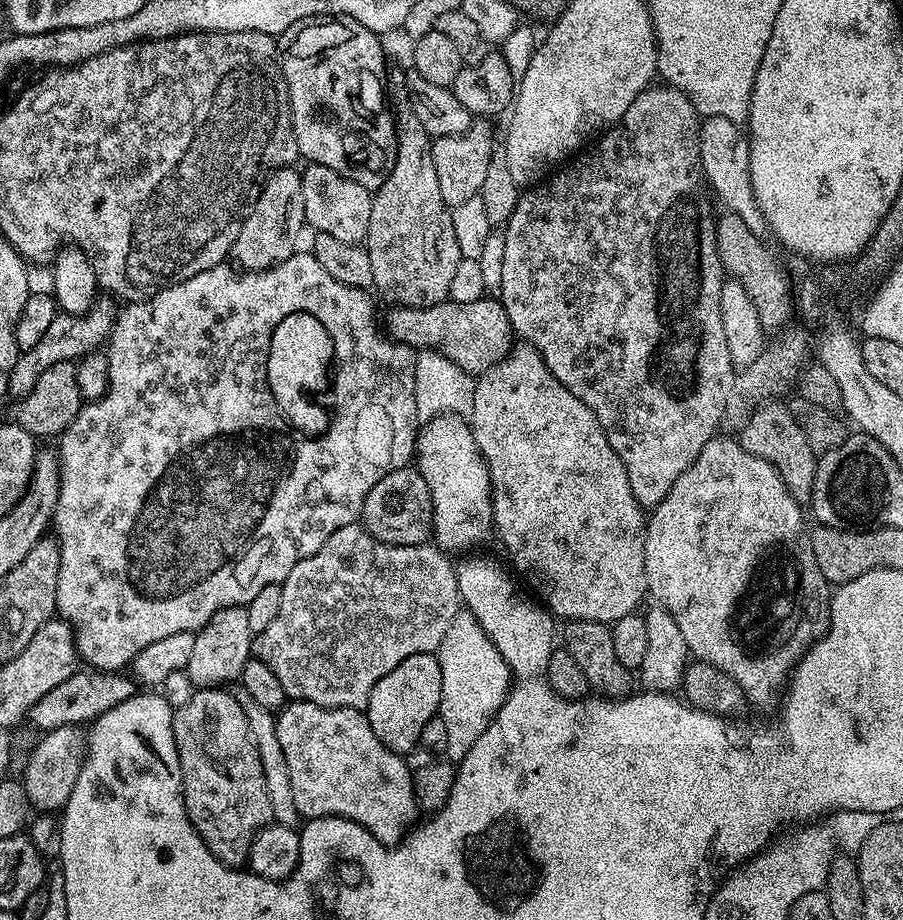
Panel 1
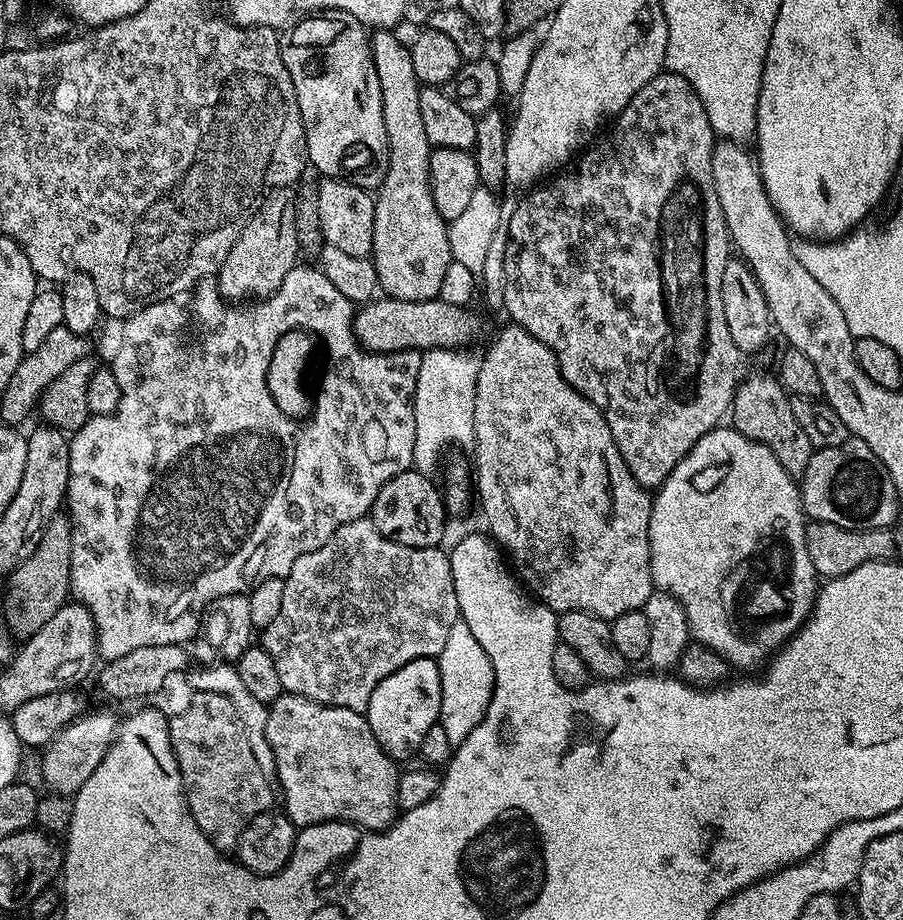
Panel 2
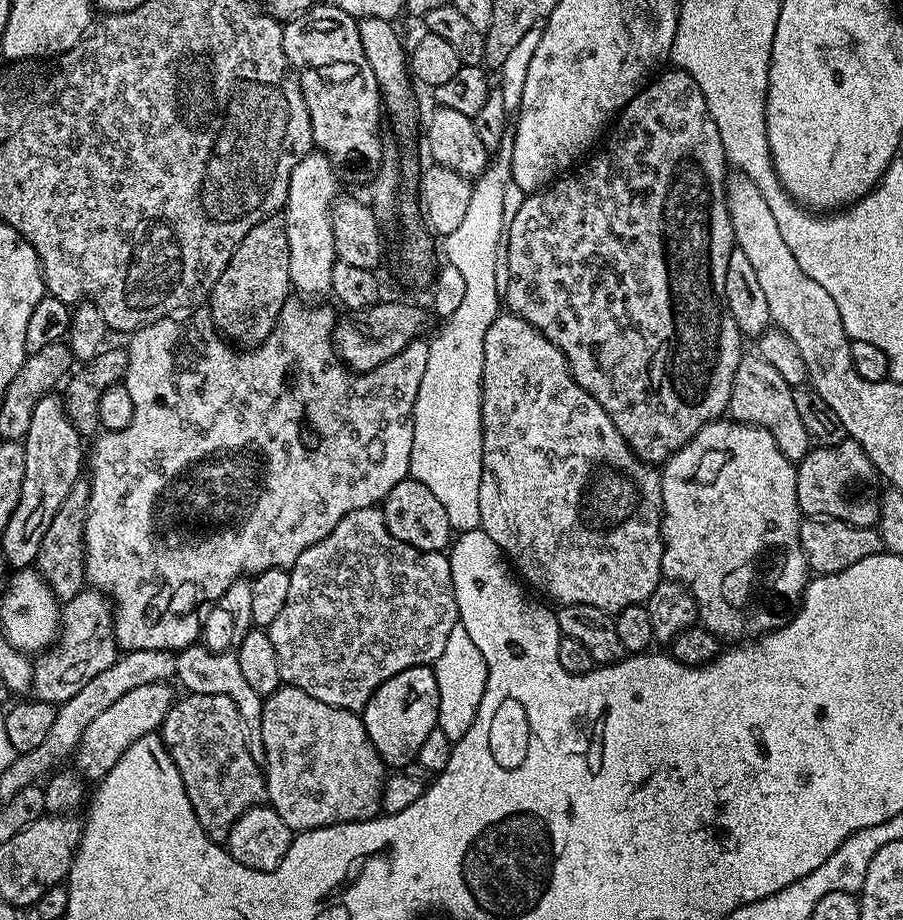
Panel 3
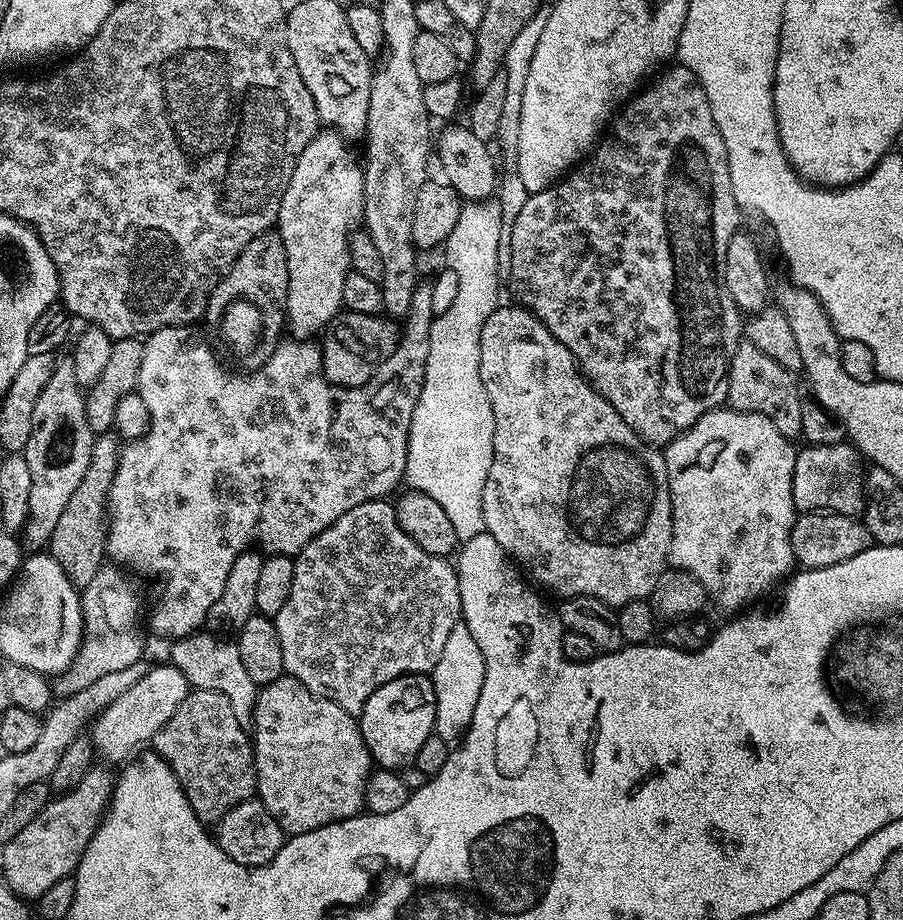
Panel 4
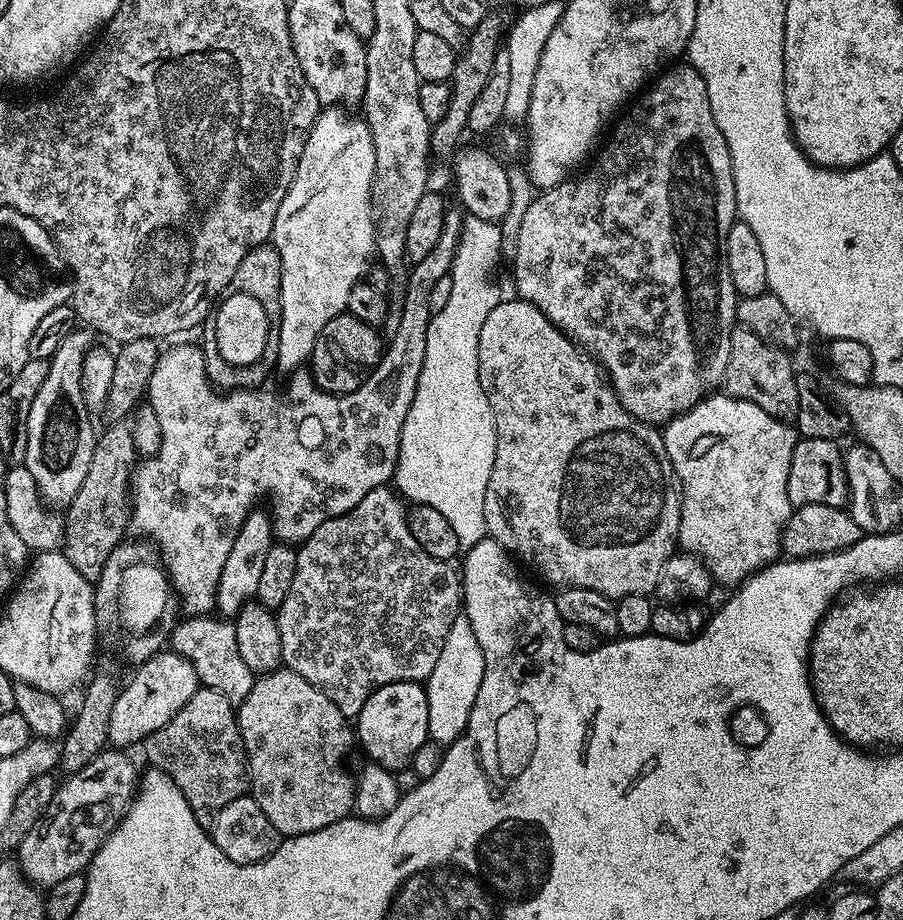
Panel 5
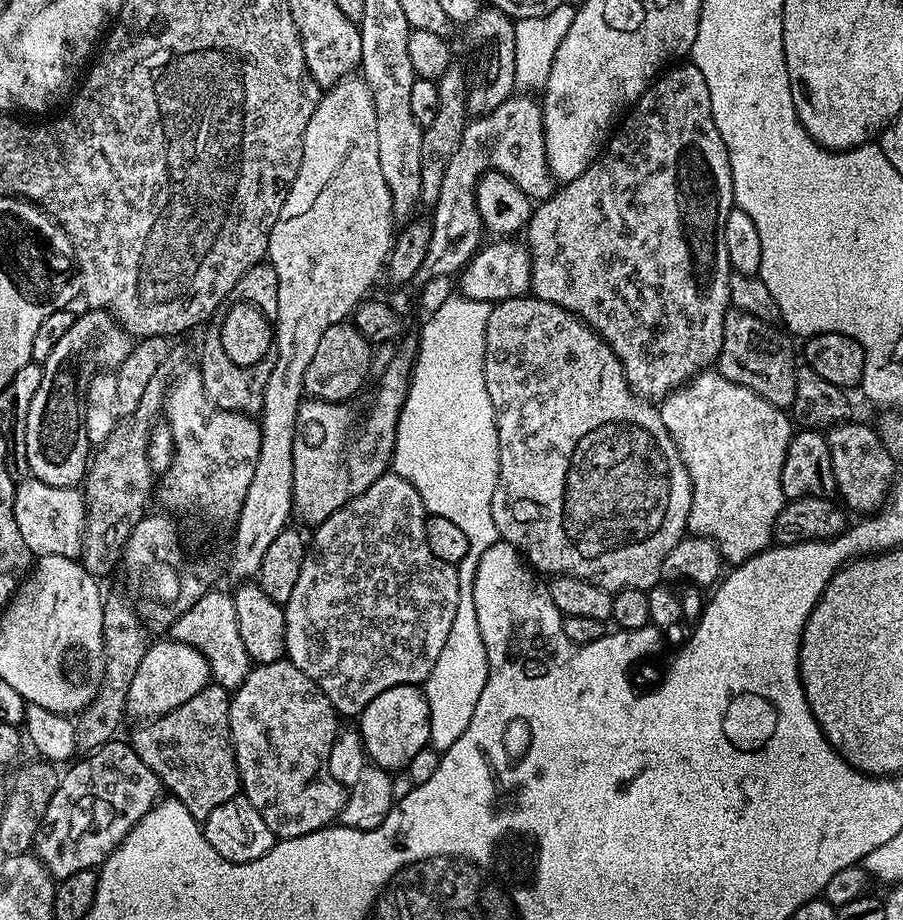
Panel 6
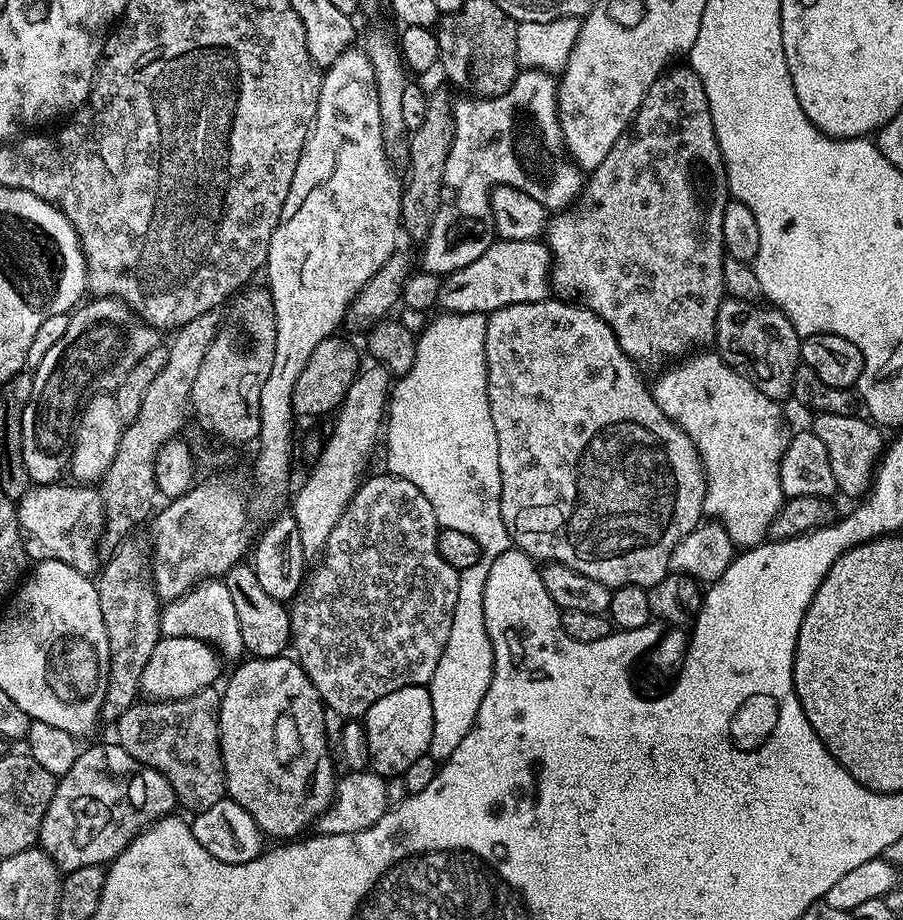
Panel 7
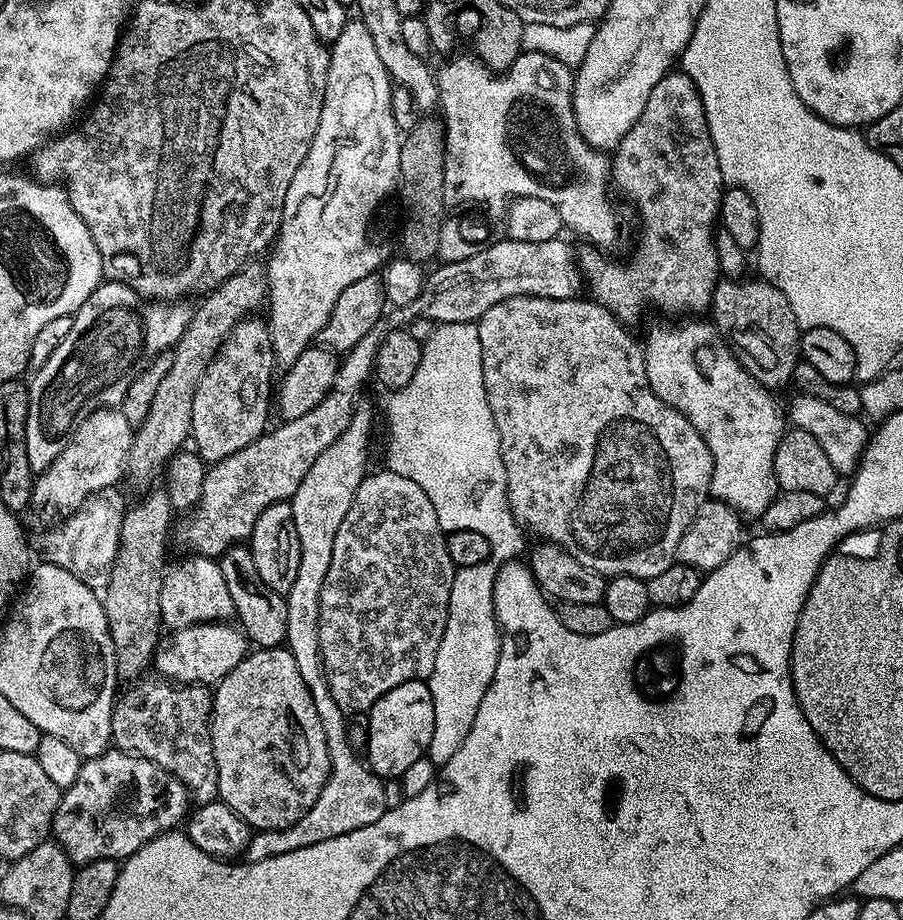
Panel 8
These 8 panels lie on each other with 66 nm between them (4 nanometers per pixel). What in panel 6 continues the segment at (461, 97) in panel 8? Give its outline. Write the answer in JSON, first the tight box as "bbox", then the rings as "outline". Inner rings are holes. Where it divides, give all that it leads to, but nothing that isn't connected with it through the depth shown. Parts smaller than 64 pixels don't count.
{"bbox":[416,94,554,285],"outline":[[[514,94],[502,102],[498,110],[469,119],[462,142],[454,158],[450,158],[450,166],[446,166],[442,190],[438,190],[438,198],[431,209],[430,250],[426,250],[426,258],[416,275],[421,285],[439,276],[455,277],[485,243],[486,229],[476,205],[476,184],[484,173],[506,174],[533,201],[552,197],[554,177],[546,158],[544,110],[539,99],[531,100],[528,96],[531,95]]]}

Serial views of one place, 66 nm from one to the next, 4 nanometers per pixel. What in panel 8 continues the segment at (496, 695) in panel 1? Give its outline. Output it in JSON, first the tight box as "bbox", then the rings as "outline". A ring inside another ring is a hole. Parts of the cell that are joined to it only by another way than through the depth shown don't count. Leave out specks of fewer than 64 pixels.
{"bbox":[426,562,502,766],"outline":[[[492,562],[478,566],[466,566],[457,568],[452,579],[446,630],[442,634],[442,643],[438,646],[438,655],[434,658],[434,670],[426,681],[430,694],[434,698],[434,734],[430,738],[426,756],[437,766],[450,762],[450,758],[454,758],[454,753],[458,751],[458,746],[466,742],[466,734],[470,734],[470,726],[474,726],[478,706],[482,706],[482,698],[498,666],[502,637],[494,614],[494,584],[497,571],[497,565]]]}

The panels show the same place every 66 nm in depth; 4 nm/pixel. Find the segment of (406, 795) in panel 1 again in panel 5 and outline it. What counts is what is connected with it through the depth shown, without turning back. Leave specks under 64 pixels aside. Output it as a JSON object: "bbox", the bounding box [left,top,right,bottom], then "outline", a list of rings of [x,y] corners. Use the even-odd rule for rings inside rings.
{"bbox":[238,666,354,838],"outline":[[[281,666],[274,672],[263,673],[259,678],[253,679],[250,694],[246,694],[246,698],[238,706],[238,719],[240,737],[244,743],[244,754],[248,765],[250,794],[256,799],[258,806],[262,806],[262,814],[266,814],[266,818],[270,818],[270,826],[274,826],[274,830],[280,833],[281,837],[287,838],[317,832],[349,815],[354,804],[354,780],[351,775],[344,776],[343,770],[340,769],[340,763],[343,762],[348,747],[354,744],[354,728],[349,717],[344,716],[342,710],[338,710],[338,706],[334,706],[334,702],[330,702],[330,698],[326,698],[326,694],[322,694],[322,690],[318,690],[313,684],[306,682],[306,678],[302,678],[296,672],[291,672],[289,668]]]}

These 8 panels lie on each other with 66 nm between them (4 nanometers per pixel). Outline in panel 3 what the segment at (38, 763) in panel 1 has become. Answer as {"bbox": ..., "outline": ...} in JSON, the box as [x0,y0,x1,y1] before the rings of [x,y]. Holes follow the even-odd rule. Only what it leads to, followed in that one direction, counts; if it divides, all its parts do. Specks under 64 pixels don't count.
{"bbox":[74,683,174,781],"outline":[[[167,683],[138,686],[138,690],[130,690],[130,694],[122,694],[122,698],[118,698],[110,710],[102,710],[102,714],[98,714],[98,718],[86,726],[74,751],[75,771],[85,781],[101,780],[107,772],[114,770],[114,762],[118,762],[118,758],[122,758],[122,754],[138,738],[155,733],[163,725],[174,703],[174,695],[168,687]]]}

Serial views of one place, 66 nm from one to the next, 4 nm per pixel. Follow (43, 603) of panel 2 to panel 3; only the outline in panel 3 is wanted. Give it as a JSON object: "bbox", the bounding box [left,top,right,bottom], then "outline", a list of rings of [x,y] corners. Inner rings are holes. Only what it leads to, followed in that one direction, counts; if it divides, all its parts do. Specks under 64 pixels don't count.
{"bbox":[35,479,90,602],"outline":[[[87,479],[77,480],[76,485],[66,494],[62,506],[58,506],[58,514],[54,514],[54,522],[50,522],[45,536],[42,538],[42,546],[38,546],[35,567],[41,576],[47,580],[56,599],[66,602],[74,598],[80,592],[85,591],[84,578],[84,523],[86,522],[86,510],[90,490]]]}

